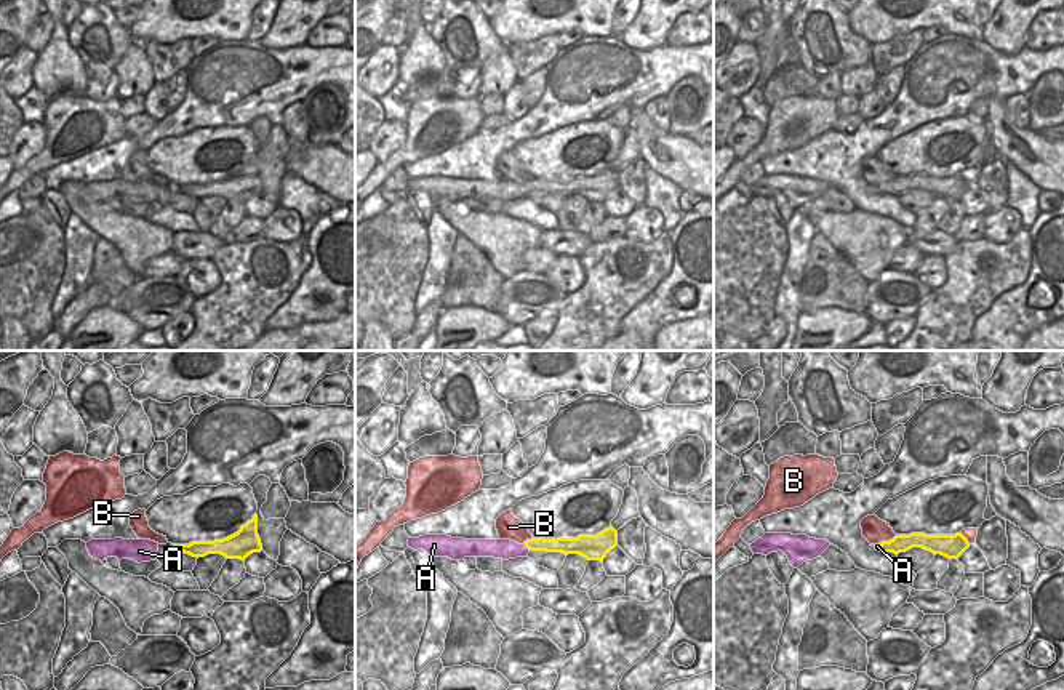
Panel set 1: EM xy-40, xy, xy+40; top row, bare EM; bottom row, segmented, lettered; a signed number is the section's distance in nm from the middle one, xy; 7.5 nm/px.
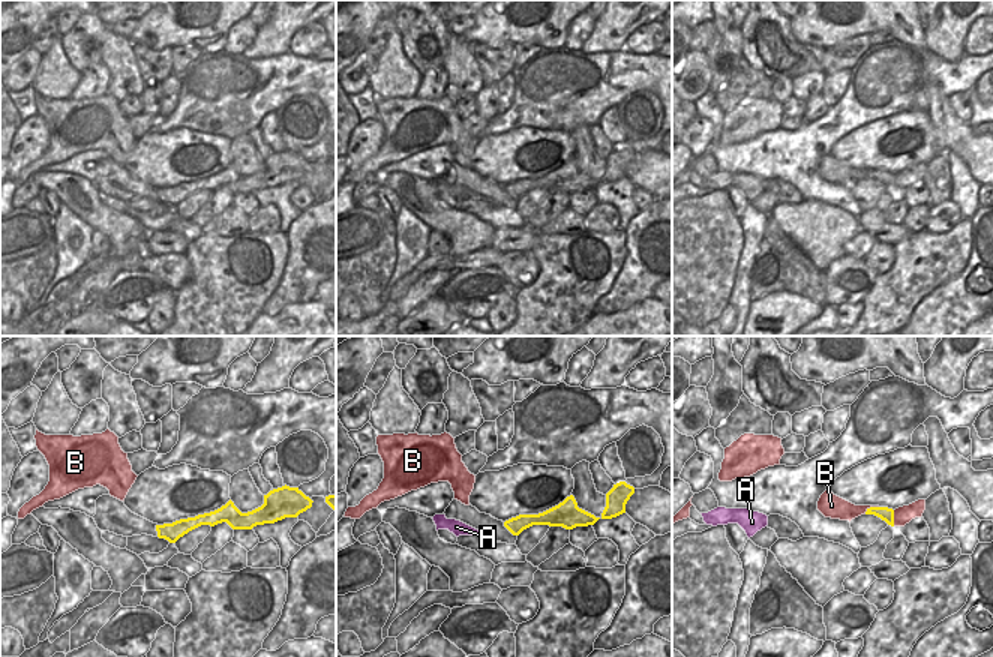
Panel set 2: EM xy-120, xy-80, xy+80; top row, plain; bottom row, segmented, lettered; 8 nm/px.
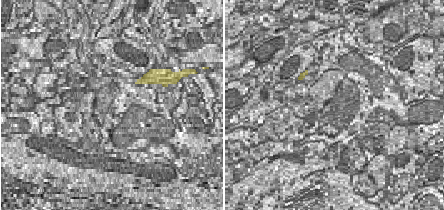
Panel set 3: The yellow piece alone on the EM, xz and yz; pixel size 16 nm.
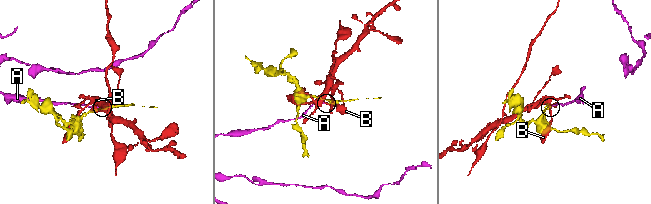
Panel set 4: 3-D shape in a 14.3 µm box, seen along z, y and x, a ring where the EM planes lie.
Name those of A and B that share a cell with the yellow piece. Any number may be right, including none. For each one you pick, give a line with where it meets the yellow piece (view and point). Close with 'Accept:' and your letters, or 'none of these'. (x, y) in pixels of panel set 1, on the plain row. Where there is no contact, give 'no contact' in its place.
Accept: none of these

